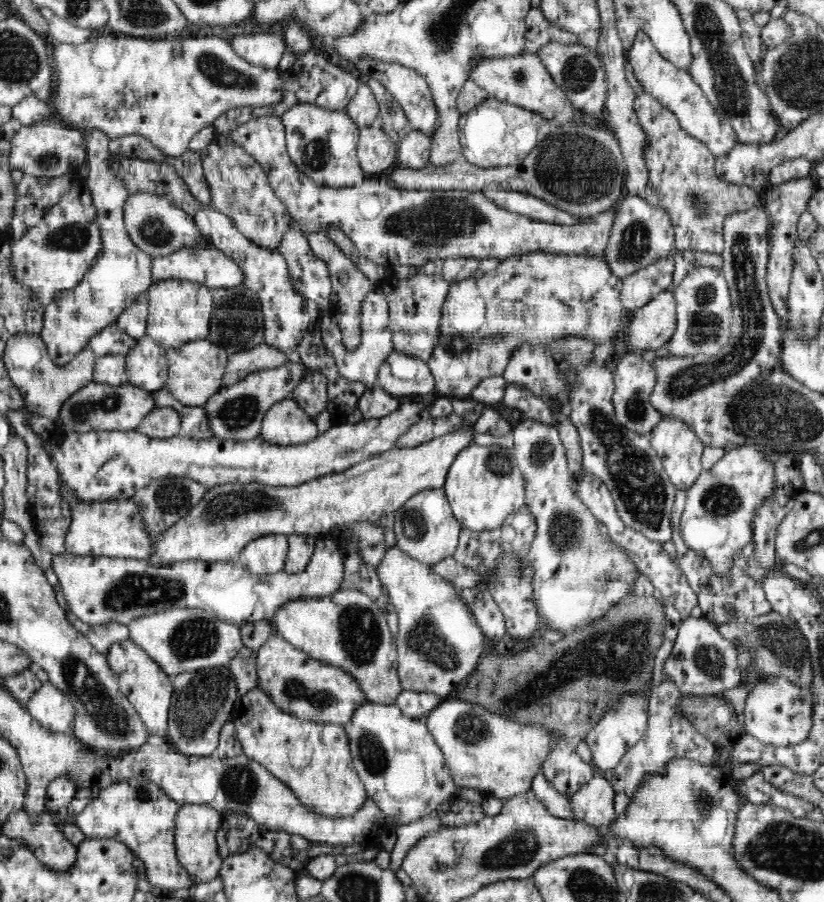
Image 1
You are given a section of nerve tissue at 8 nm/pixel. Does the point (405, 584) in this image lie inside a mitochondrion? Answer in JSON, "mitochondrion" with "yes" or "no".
{"mitochondrion":"no"}

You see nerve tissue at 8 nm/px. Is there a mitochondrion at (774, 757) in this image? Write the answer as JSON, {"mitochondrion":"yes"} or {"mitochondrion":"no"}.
{"mitochondrion":"no"}

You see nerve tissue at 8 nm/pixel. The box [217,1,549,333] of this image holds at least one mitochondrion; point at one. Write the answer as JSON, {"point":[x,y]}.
{"point":[434,224]}

